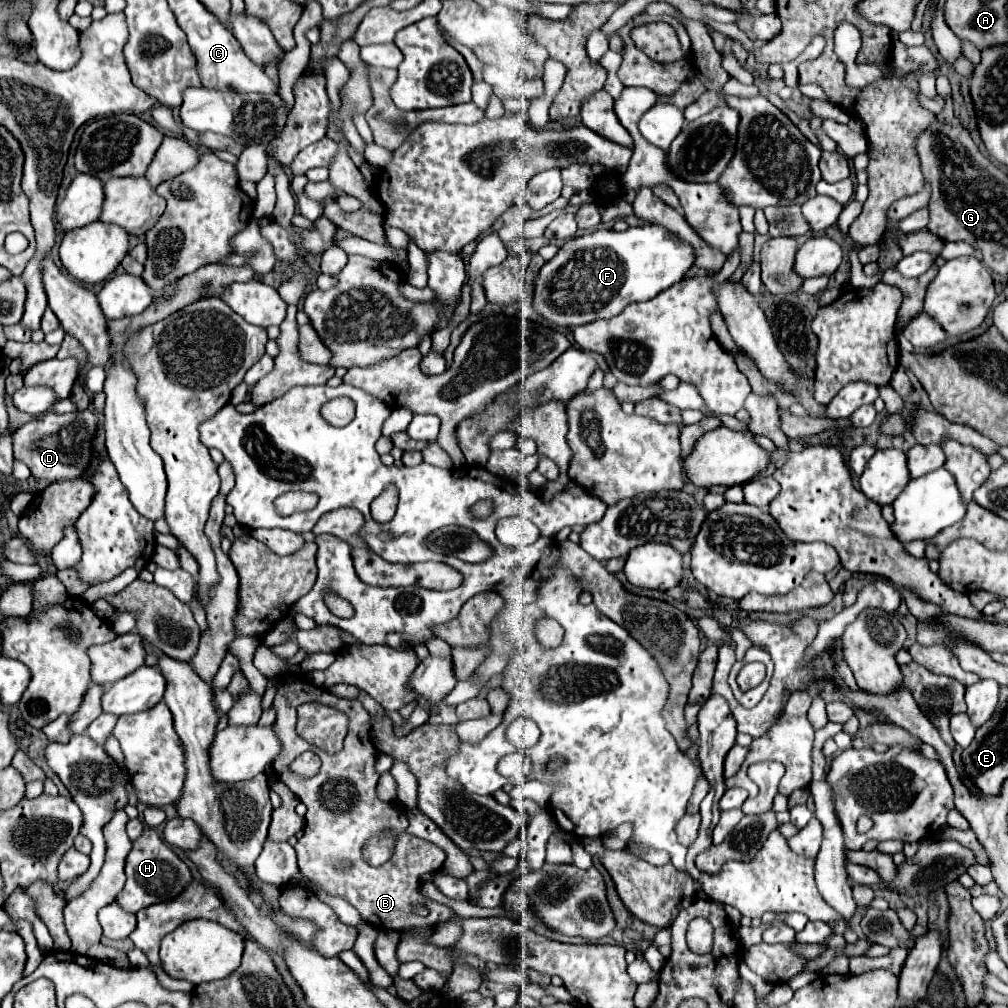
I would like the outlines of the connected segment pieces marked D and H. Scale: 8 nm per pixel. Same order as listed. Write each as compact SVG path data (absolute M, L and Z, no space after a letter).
M91 410L71 412L71 414L47 414L41 420L33 420L13 432L15 460L29 466L37 480L57 482L79 478L93 456L91 440L95 436L97 416Z
M145 828L143 834L137 840L133 840L133 848L127 856L125 874L127 874L127 884L119 892L117 904L125 912L131 912L131 914L135 914L141 908L147 908L151 904L169 902L169 900L177 898L193 882L189 866L159 838L159 834L153 828Z

